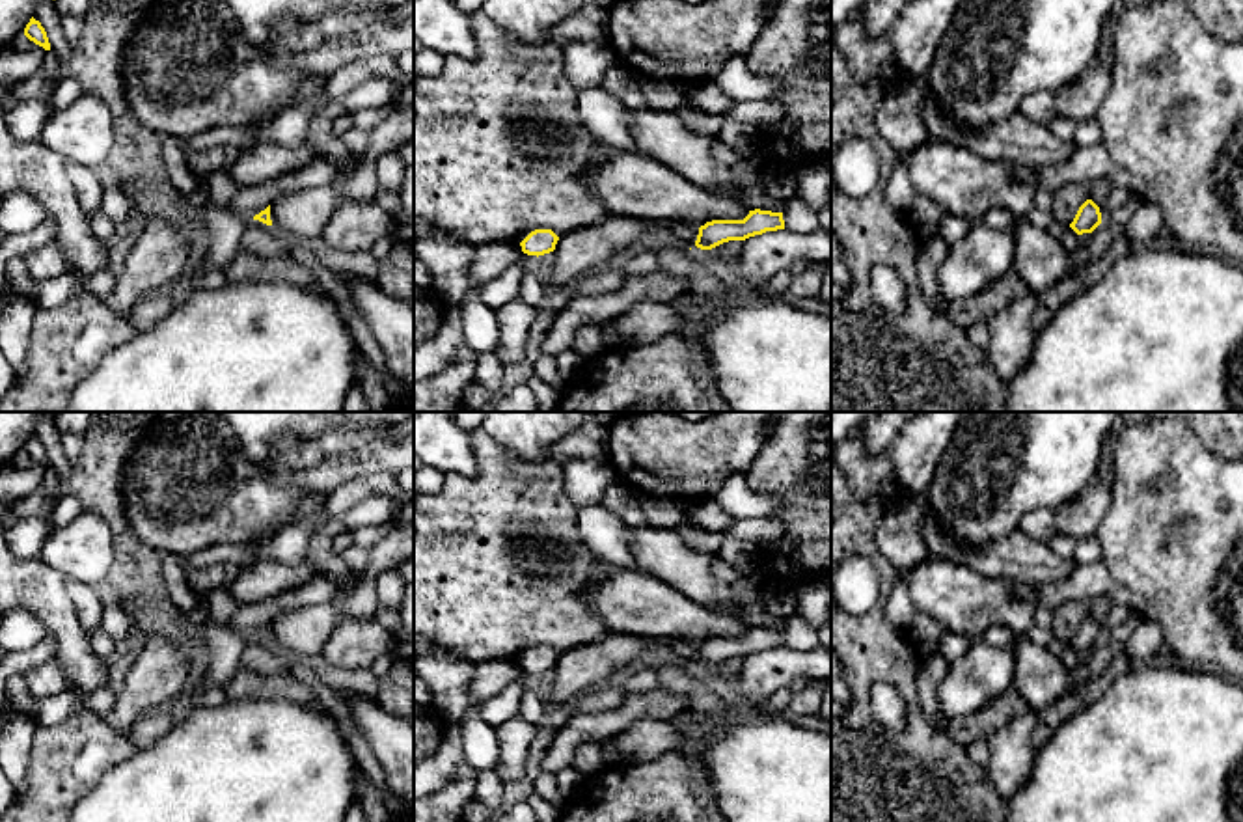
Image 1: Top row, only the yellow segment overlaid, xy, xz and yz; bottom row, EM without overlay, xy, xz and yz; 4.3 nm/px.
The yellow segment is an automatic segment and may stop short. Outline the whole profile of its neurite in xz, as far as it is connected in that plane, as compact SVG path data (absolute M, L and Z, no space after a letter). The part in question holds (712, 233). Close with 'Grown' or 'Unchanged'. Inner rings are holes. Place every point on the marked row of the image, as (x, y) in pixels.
M749 211L744 220L712 220L699 227L695 246L712 250L729 240L745 240L766 231L785 229L783 212Z. Unchanged

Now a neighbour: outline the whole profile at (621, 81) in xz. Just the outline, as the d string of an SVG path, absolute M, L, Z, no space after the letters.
M622 62L606 71L600 88L615 95L630 110L641 110L649 106L639 89L639 78L635 71Z

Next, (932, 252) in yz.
M936 235L928 240L921 242L919 257L917 257L917 274L919 283L932 306L947 313L949 302L945 300L939 281L937 268L949 252L949 242Z

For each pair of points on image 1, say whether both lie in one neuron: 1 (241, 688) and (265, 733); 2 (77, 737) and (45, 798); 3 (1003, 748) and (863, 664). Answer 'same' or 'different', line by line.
1: different
2: same
3: different

